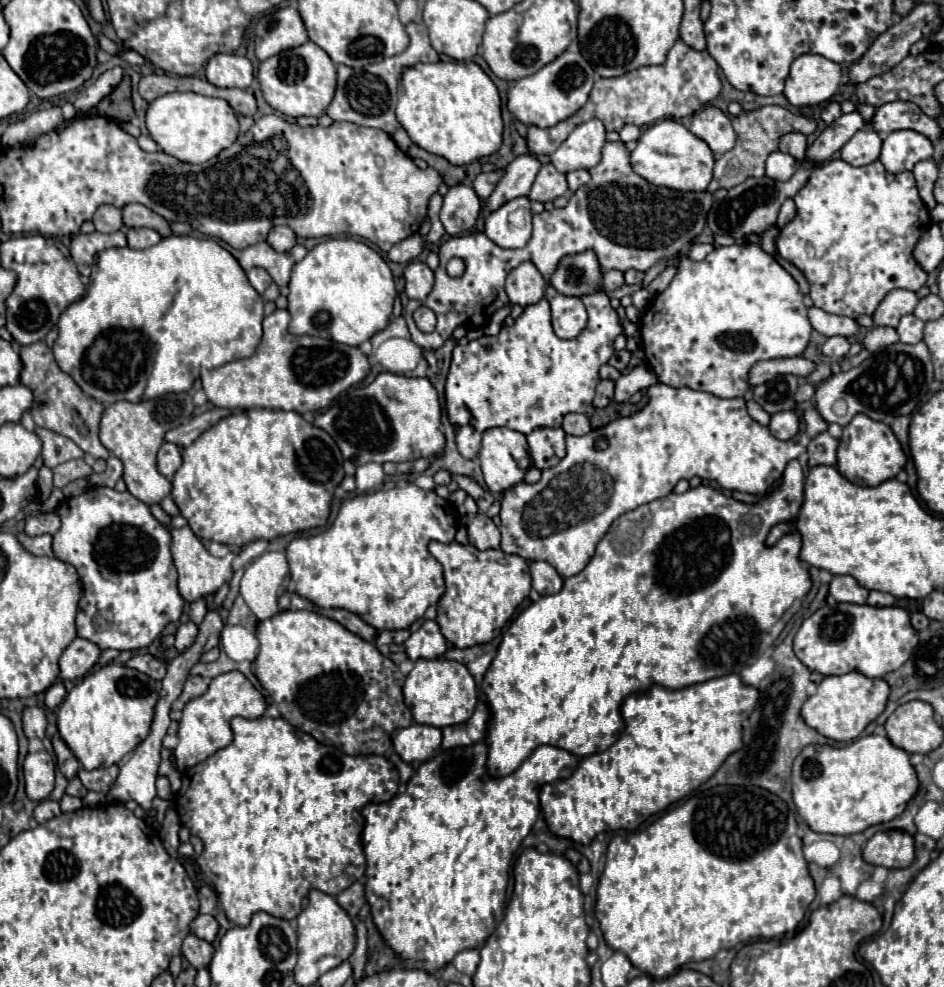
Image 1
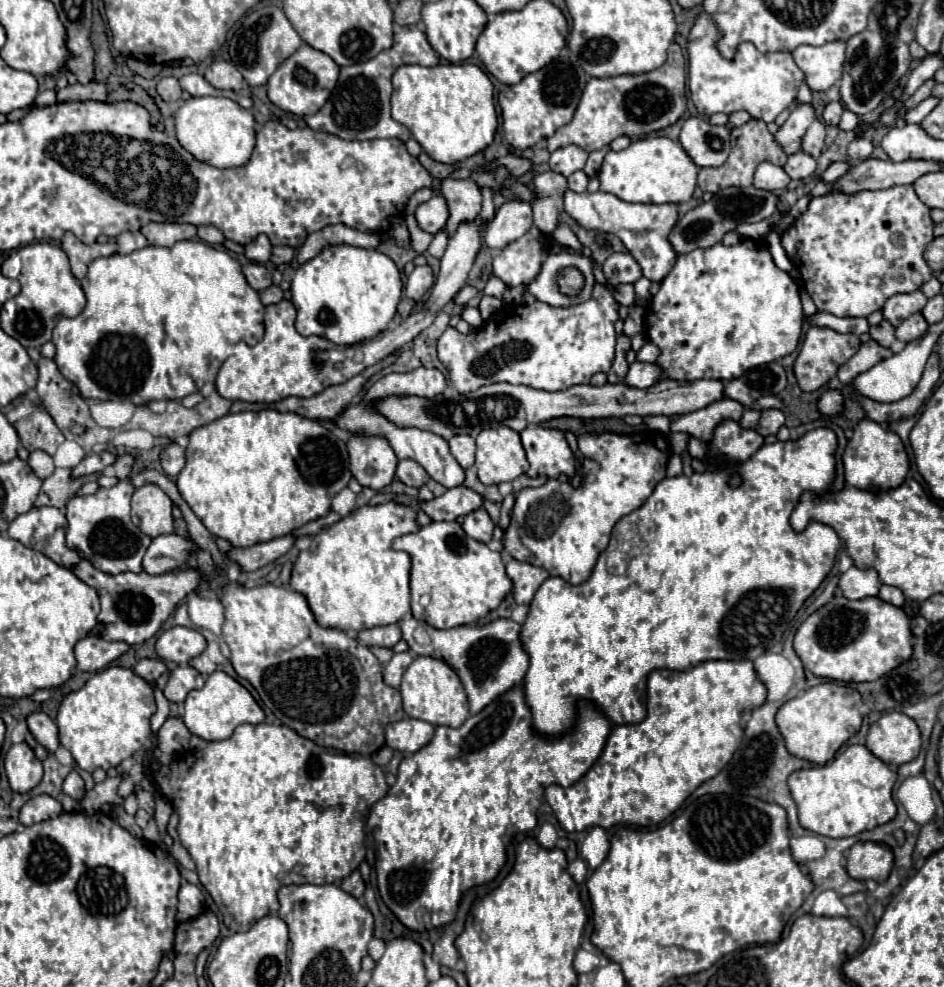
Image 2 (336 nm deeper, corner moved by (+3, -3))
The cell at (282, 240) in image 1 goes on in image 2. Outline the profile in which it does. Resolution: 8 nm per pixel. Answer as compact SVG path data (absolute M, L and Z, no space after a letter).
M260 234L254 242L244 246L244 256L248 260L252 260L252 262L264 264L264 262L270 260L270 254L272 254L272 244L270 244L270 240L264 234Z

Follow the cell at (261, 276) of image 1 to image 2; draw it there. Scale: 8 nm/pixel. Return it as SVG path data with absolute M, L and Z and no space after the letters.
M248 262L244 266L244 276L248 280L248 284L254 288L254 290L264 290L268 286L272 286L272 274L270 270L264 266L264 264L256 264L256 262Z

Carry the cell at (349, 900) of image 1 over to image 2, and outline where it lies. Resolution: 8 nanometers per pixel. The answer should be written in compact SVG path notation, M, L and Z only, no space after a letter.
M354 870L348 878L342 880L342 890L348 892L348 894L352 894L354 898L360 898L364 894L364 880L362 880L362 876L360 876L358 870Z

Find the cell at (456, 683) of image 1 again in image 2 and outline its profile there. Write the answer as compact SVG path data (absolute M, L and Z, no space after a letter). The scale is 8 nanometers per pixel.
M418 656L412 660L412 664L408 666L408 670L402 676L400 694L402 694L402 702L404 702L404 712L410 718L418 718L418 720L430 722L434 726L444 724L450 728L458 728L470 716L466 692L464 692L464 686L458 678L458 674L446 662L430 658L430 656Z

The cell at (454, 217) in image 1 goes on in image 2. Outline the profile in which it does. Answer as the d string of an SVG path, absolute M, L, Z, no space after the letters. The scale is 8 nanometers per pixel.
M432 196L428 202L422 202L416 212L416 222L422 230L430 232L430 234L436 234L444 228L446 220L448 220L448 208L446 208L446 202L442 196Z

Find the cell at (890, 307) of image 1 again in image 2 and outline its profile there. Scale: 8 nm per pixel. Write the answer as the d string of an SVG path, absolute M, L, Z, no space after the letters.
M914 290L908 294L896 294L884 304L882 312L892 326L898 326L902 320L912 316L914 312L920 312L924 308L924 302L928 302L928 298L920 290Z

